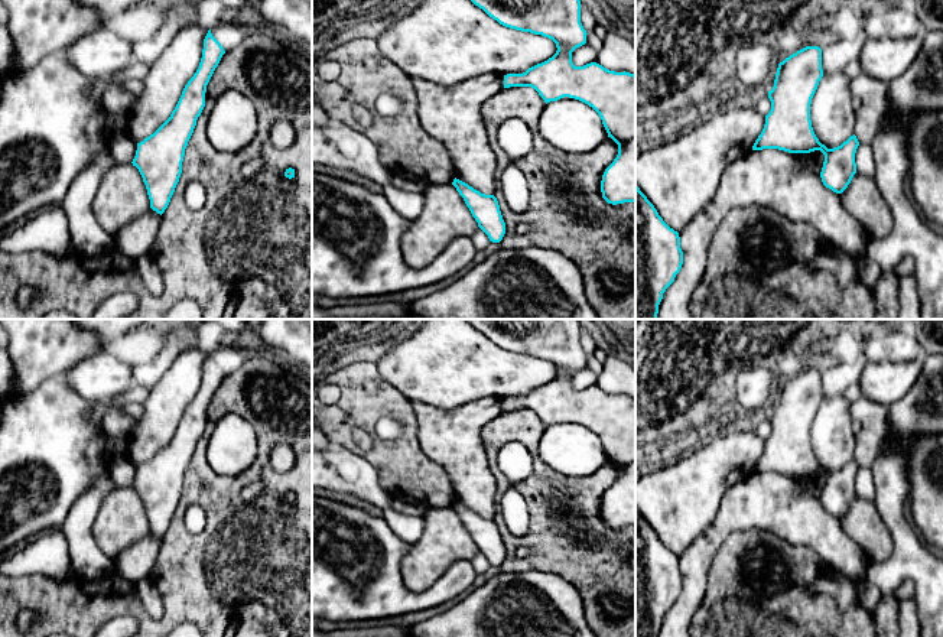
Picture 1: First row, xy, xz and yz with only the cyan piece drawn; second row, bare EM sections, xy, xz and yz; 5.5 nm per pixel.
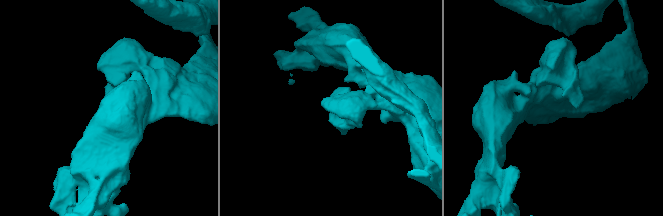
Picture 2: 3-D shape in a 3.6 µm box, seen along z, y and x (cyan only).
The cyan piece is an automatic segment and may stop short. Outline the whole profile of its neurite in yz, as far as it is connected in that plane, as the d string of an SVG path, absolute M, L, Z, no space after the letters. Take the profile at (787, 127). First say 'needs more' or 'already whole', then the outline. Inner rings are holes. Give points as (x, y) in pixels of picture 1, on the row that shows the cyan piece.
already whole; M806 46L778 64L774 87L768 91L771 110L752 150L778 149L788 153L820 150L825 155L822 182L833 192L842 194L856 173L855 153L859 142L853 134L840 146L827 149L816 137L810 104L822 77L819 46Z

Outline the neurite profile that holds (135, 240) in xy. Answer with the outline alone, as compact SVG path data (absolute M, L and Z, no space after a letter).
M150 208L114 234L117 250L131 260L149 254L160 221L162 215Z

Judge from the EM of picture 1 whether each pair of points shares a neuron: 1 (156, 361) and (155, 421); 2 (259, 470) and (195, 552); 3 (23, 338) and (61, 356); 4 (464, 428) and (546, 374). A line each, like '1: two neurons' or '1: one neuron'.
1: two neurons
2: one neuron
3: one neuron
4: two neurons

